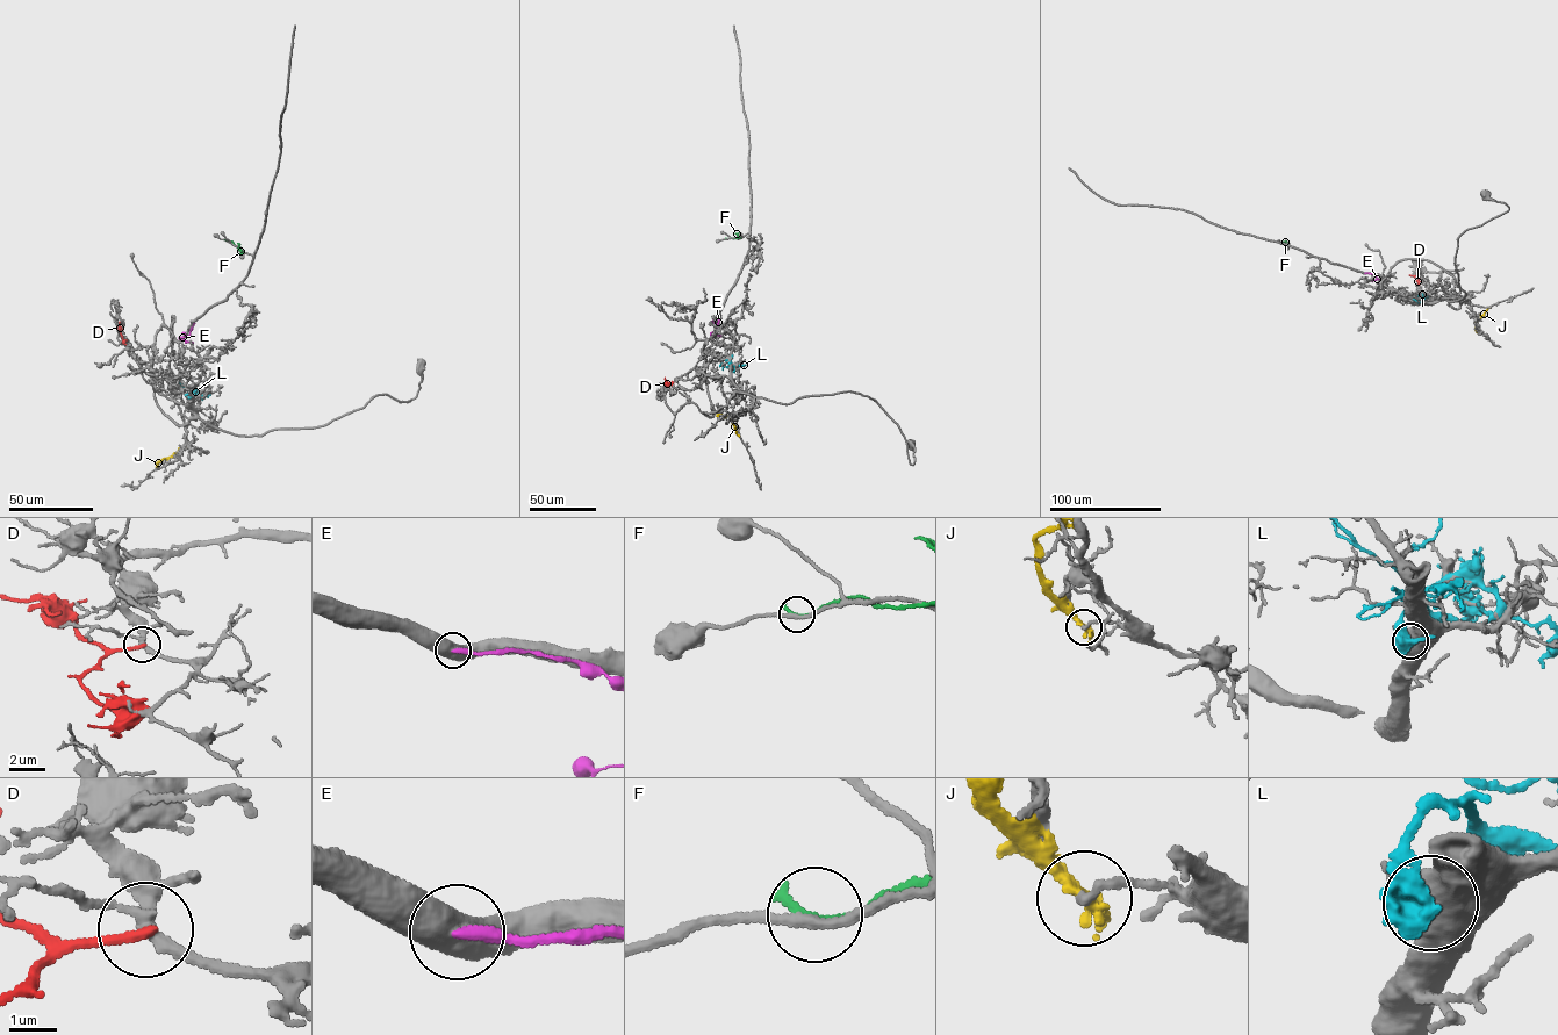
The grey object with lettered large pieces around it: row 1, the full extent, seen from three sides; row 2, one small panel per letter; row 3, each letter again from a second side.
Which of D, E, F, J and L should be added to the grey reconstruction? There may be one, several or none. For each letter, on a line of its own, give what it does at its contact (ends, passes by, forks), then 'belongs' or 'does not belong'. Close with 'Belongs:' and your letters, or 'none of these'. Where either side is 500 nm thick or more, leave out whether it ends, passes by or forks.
D: it ends | does not belong
E: does not belong
F: it ends | does not belong
J: it ends | does not belong
L: does not belong
Belongs: none of these

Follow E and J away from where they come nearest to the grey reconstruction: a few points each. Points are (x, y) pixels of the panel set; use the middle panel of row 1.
E: (718, 314), (718, 328), (710, 335), (722, 337)
J: (717, 416), (729, 416), (740, 437)

